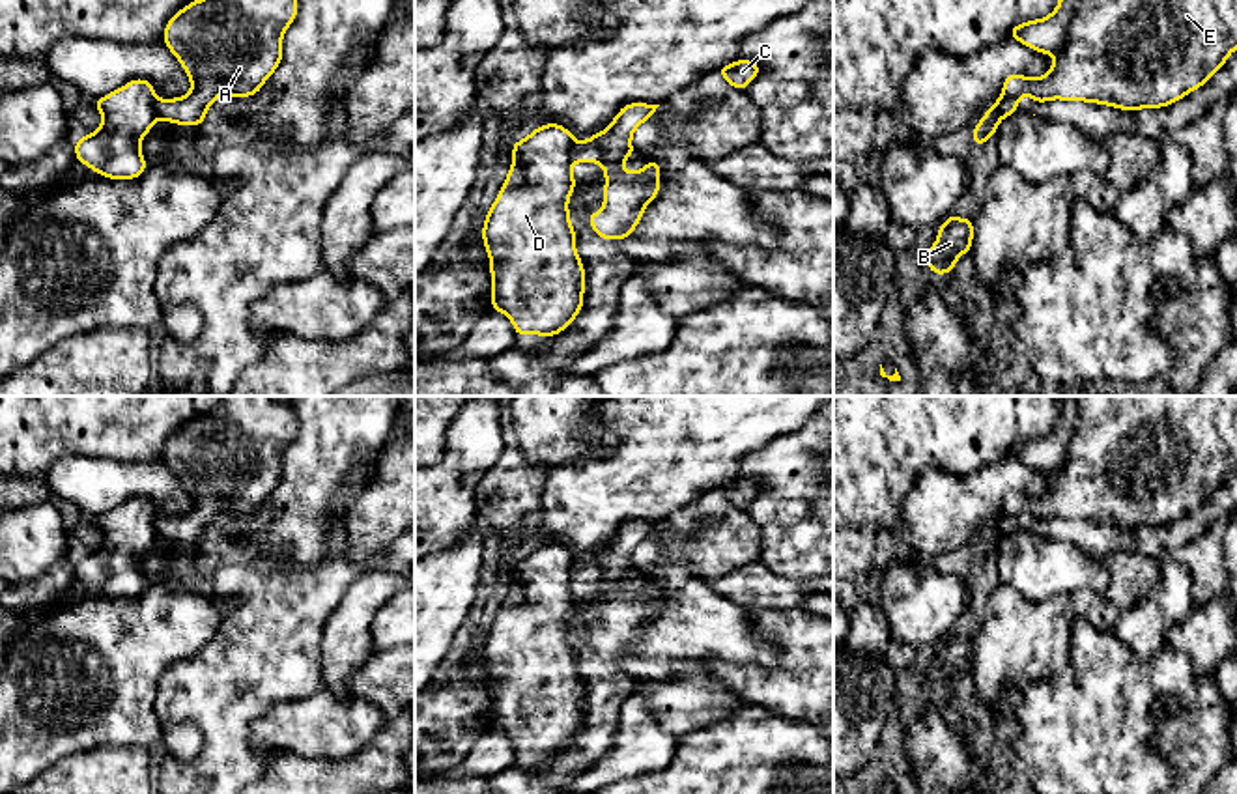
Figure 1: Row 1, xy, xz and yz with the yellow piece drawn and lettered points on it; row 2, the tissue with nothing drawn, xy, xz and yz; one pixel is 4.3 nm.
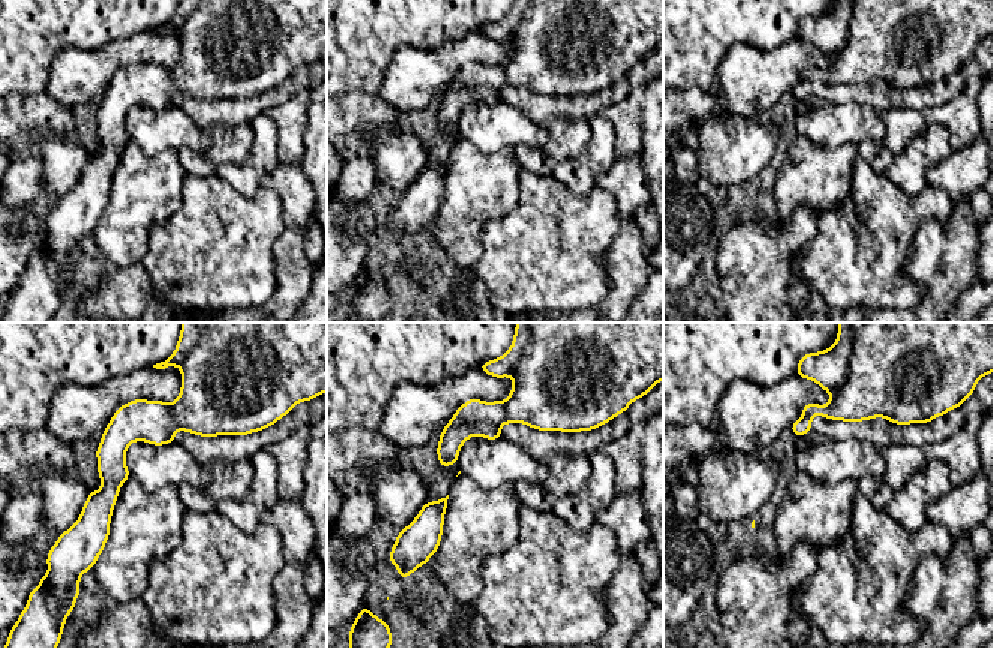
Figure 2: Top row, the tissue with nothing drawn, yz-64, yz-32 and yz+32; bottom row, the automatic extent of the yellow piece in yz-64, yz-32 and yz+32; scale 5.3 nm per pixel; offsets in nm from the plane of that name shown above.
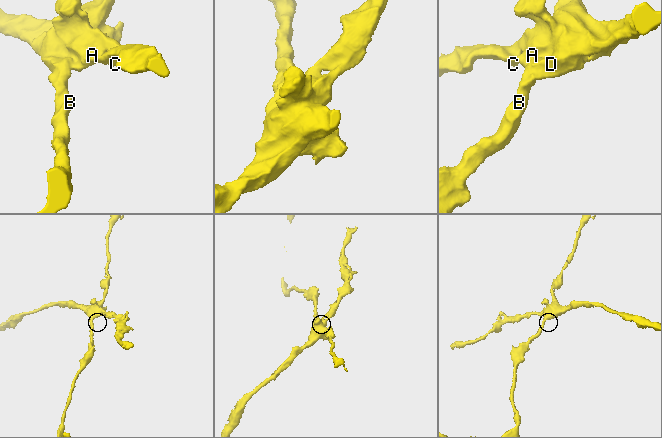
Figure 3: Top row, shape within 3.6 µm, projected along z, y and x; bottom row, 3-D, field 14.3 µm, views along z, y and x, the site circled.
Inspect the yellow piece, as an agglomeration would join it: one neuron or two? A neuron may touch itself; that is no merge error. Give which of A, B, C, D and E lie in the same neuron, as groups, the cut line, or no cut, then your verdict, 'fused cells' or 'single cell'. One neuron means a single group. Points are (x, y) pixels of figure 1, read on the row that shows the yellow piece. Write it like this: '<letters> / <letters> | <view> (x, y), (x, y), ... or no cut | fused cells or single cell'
A C / B D E | yz (1077, 0), (1066, 43), (1056, 55) | fused cells

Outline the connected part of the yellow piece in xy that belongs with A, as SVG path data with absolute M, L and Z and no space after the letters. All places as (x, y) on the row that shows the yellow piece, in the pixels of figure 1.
M194 0L164 26L163 43L191 78L185 97L157 99L159 120L196 127L220 95L252 97L282 64L282 35L297 17L297 0Z

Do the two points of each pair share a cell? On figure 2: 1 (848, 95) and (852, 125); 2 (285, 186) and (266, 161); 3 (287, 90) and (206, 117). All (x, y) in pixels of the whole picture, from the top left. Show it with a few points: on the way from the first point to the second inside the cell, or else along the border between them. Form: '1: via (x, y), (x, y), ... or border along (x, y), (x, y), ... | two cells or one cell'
1: border along (843, 102), (869, 105), (881, 114) | two cells
2: border along (279, 164), (263, 177), (261, 186) | two cells
3: via (267, 99), (245, 111), (225, 111) | one cell

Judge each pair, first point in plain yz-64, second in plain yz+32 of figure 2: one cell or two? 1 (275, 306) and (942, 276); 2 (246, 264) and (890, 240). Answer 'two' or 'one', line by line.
1: one
2: one

